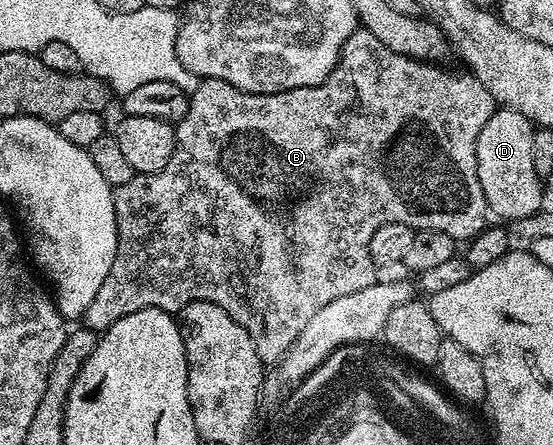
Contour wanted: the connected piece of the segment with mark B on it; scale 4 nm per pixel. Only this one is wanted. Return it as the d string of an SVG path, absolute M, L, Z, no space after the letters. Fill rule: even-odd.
M357 29L345 41L343 51L339 55L339 64L331 70L329 77L316 87L289 89L276 95L258 95L257 93L245 93L225 81L200 79L197 89L193 89L189 93L189 109L185 113L185 117L181 117L181 121L175 124L175 148L173 149L173 157L169 157L169 165L165 165L165 169L161 169L161 173L136 174L125 185L114 188L115 220L117 221L117 237L119 238L117 253L113 257L113 269L109 269L109 277L105 277L101 289L97 289L97 297L93 297L89 309L85 309L81 320L82 326L88 327L91 332L102 333L109 330L117 321L121 321L121 317L125 317L129 313L137 313L141 309L162 309L163 311L179 313L182 312L185 305L189 305L195 299L204 299L213 305L221 305L221 309L225 309L225 313L229 313L229 317L233 317L233 321L237 321L237 325L241 325L241 329L245 329L245 333L249 333L249 337L253 337L253 349L257 349L257 357L261 357L261 361L265 365L278 364L293 345L293 341L297 341L301 329L305 329L305 325L309 325L309 320L320 309L325 309L325 305L329 305L329 301L337 301L337 297L345 297L348 293L357 293L357 289L365 289L376 282L376 265L369 253L369 241L373 241L373 233L377 233L377 229L381 229L381 225L404 223L415 231L440 231L441 233L449 233L449 237L453 237L457 241L470 241L478 231L482 231L489 223L485 193L481 193L481 181L477 181L477 137L481 133L481 129L485 129L485 121L489 121L489 117L497 110L497 104L494 97L489 93L489 89L484 87L478 85L447 87L447 79L443 76L441 68L442 66L439 65L421 63L418 59L410 59L401 53L393 53L393 49L385 49L385 45L381 45L381 41L377 41L377 37L373 37L373 33Z

